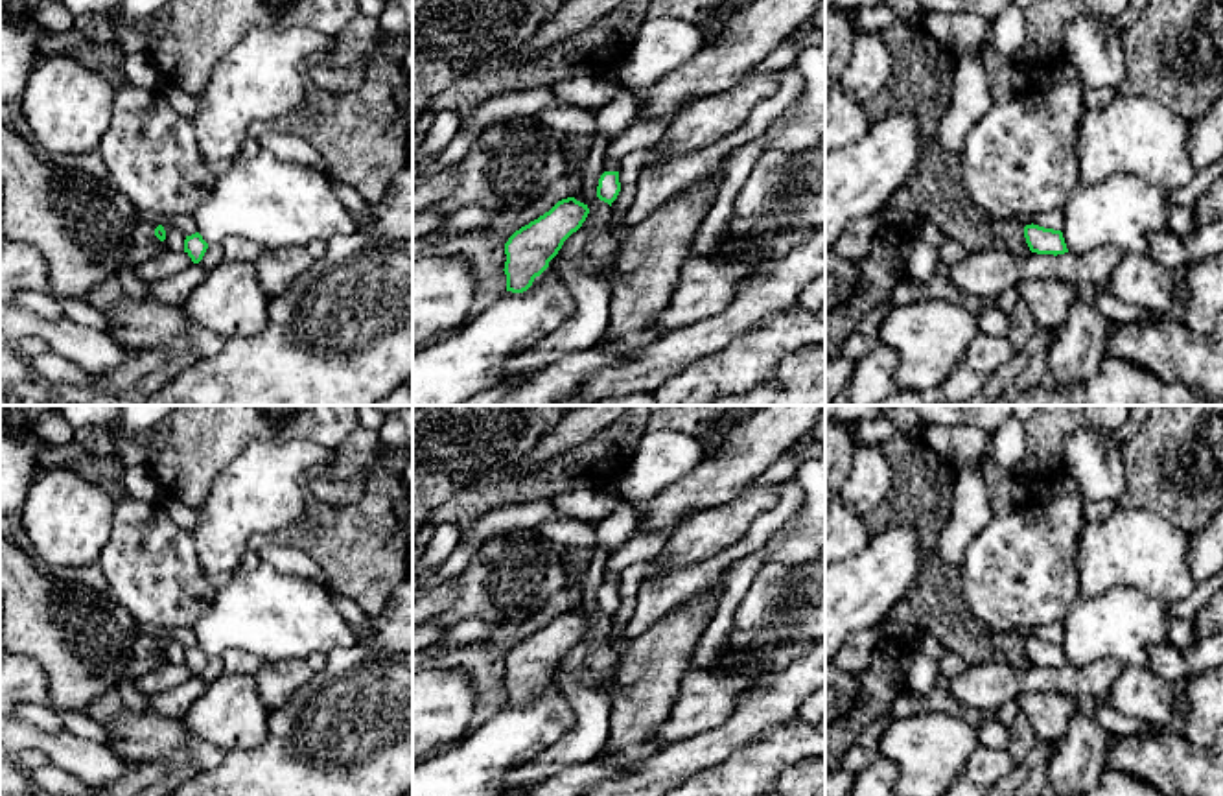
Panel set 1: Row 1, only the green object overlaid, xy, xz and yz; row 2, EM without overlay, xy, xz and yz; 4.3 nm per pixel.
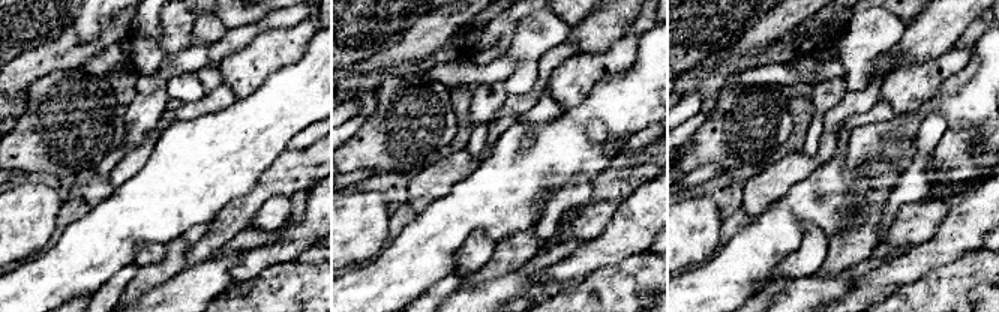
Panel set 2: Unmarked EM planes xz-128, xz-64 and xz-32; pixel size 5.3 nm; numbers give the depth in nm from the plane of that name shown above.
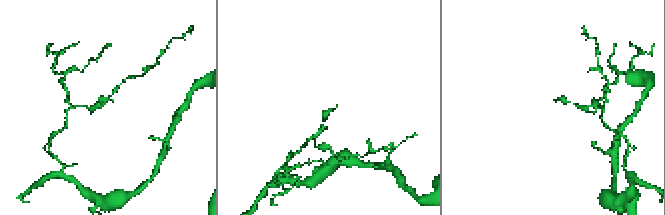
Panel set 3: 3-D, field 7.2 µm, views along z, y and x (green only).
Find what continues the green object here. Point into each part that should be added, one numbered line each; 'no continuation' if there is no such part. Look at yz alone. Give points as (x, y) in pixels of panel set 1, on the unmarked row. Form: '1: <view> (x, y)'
no continuation

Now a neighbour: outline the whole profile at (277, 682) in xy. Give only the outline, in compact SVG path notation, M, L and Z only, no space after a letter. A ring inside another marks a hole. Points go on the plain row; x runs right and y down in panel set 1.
M304 658L263 661L254 674L258 696L273 709L287 700L313 678L315 671Z

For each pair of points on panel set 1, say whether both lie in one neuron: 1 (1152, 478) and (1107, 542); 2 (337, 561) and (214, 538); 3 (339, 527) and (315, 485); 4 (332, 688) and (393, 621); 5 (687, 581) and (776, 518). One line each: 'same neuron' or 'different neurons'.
1: different neurons
2: different neurons
3: different neurons
4: different neurons
5: same neuron

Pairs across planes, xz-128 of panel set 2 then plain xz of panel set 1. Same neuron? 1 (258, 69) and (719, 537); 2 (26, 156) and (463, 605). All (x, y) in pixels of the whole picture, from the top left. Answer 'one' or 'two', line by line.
1: one
2: one

